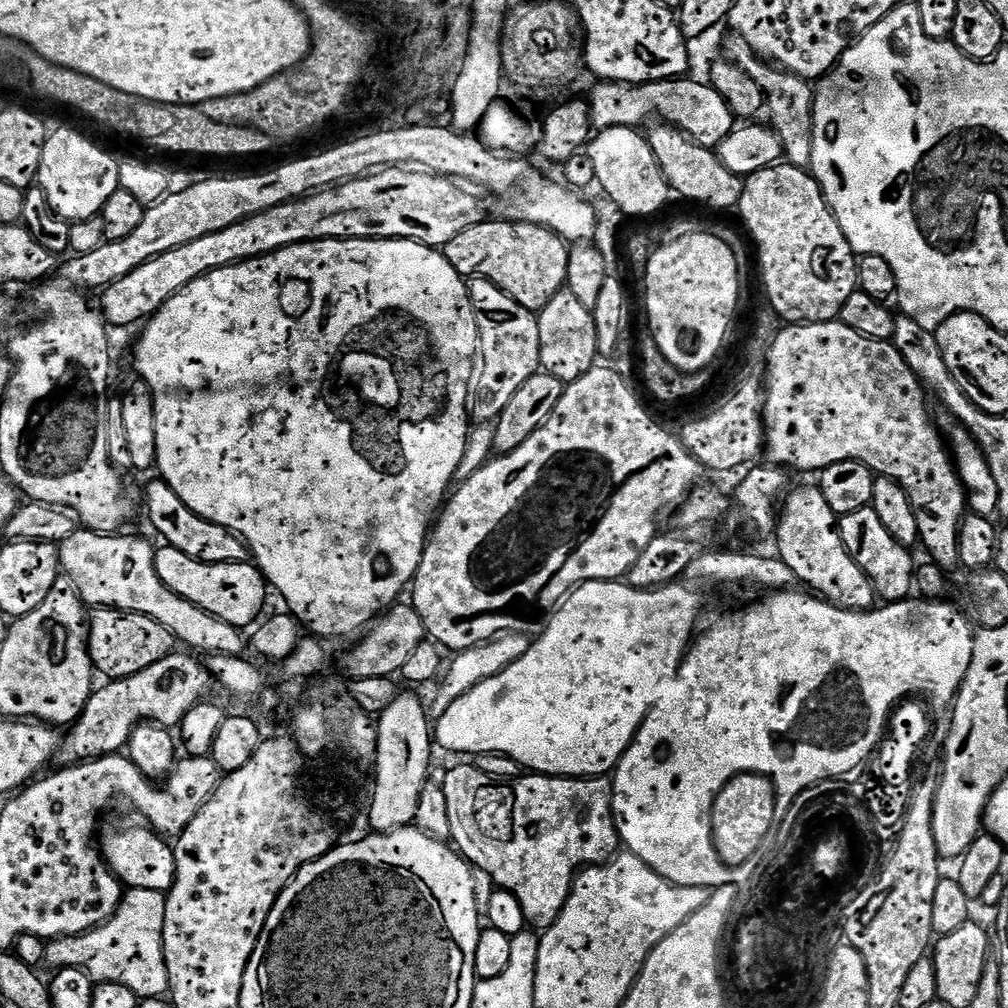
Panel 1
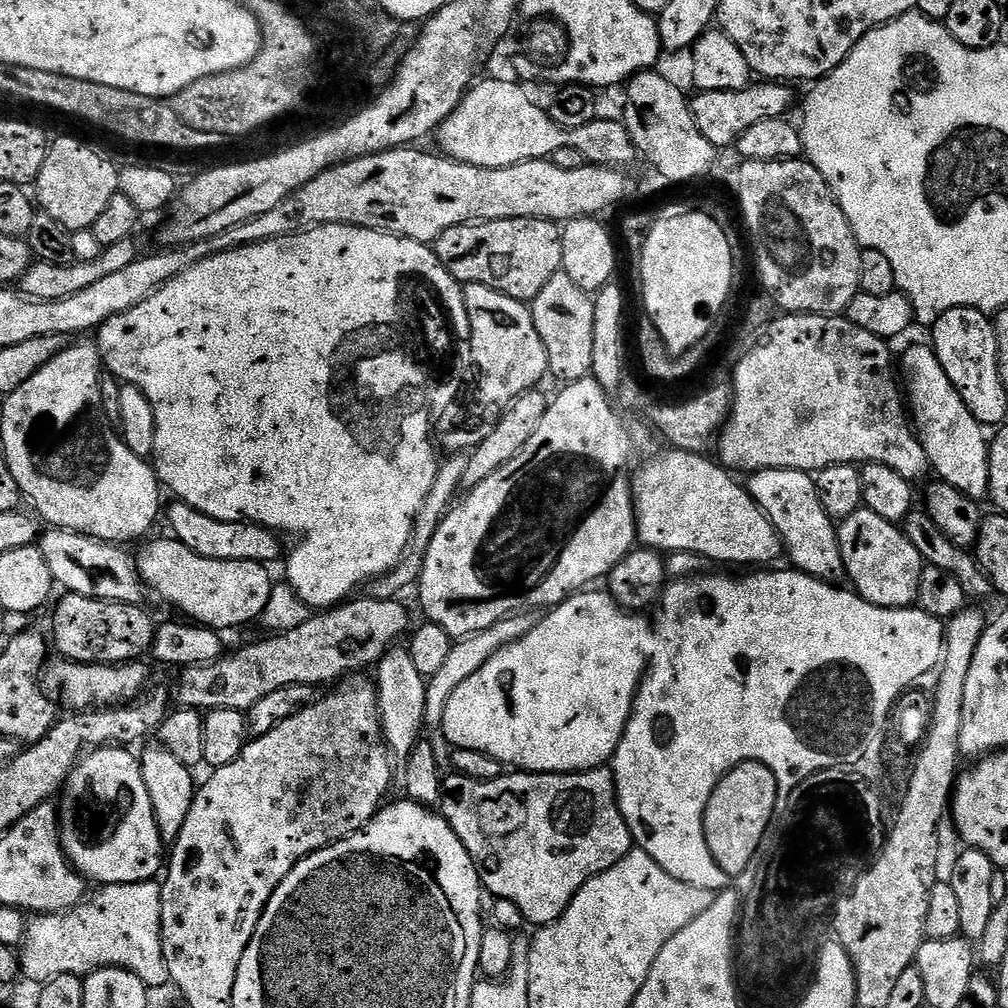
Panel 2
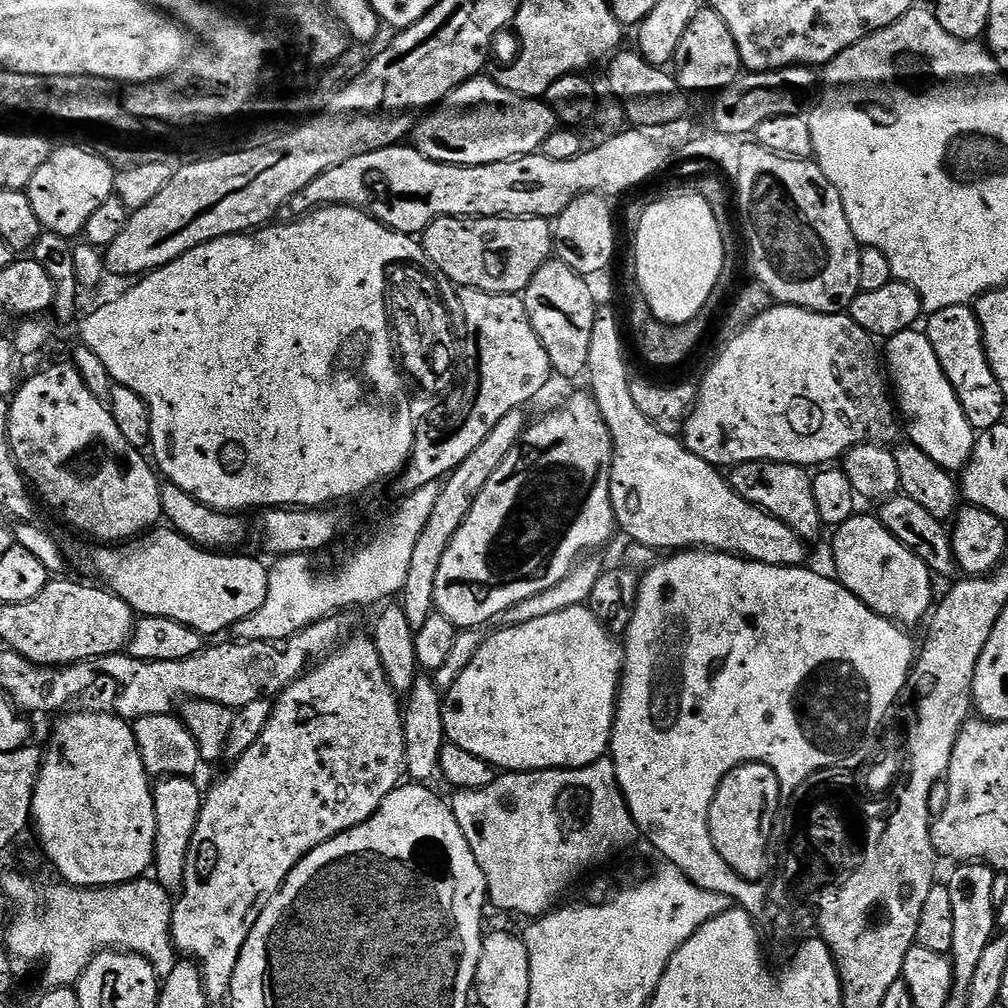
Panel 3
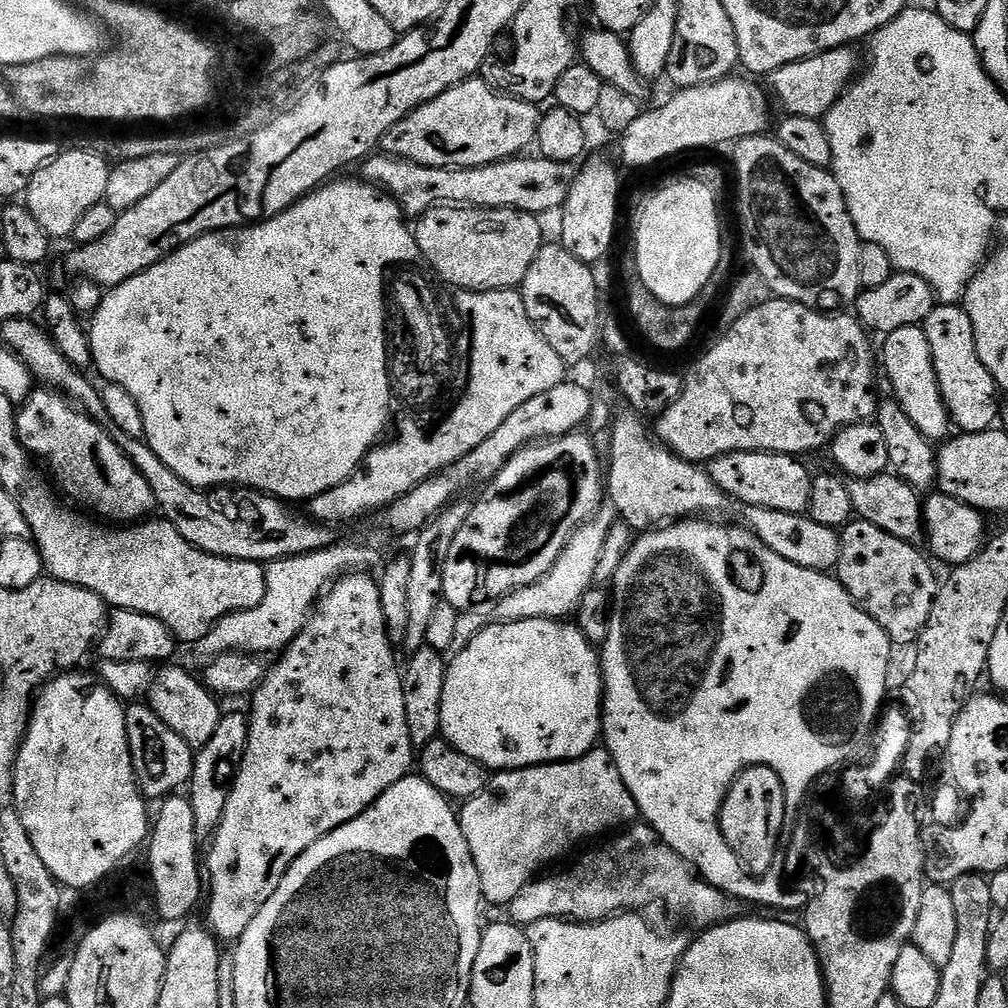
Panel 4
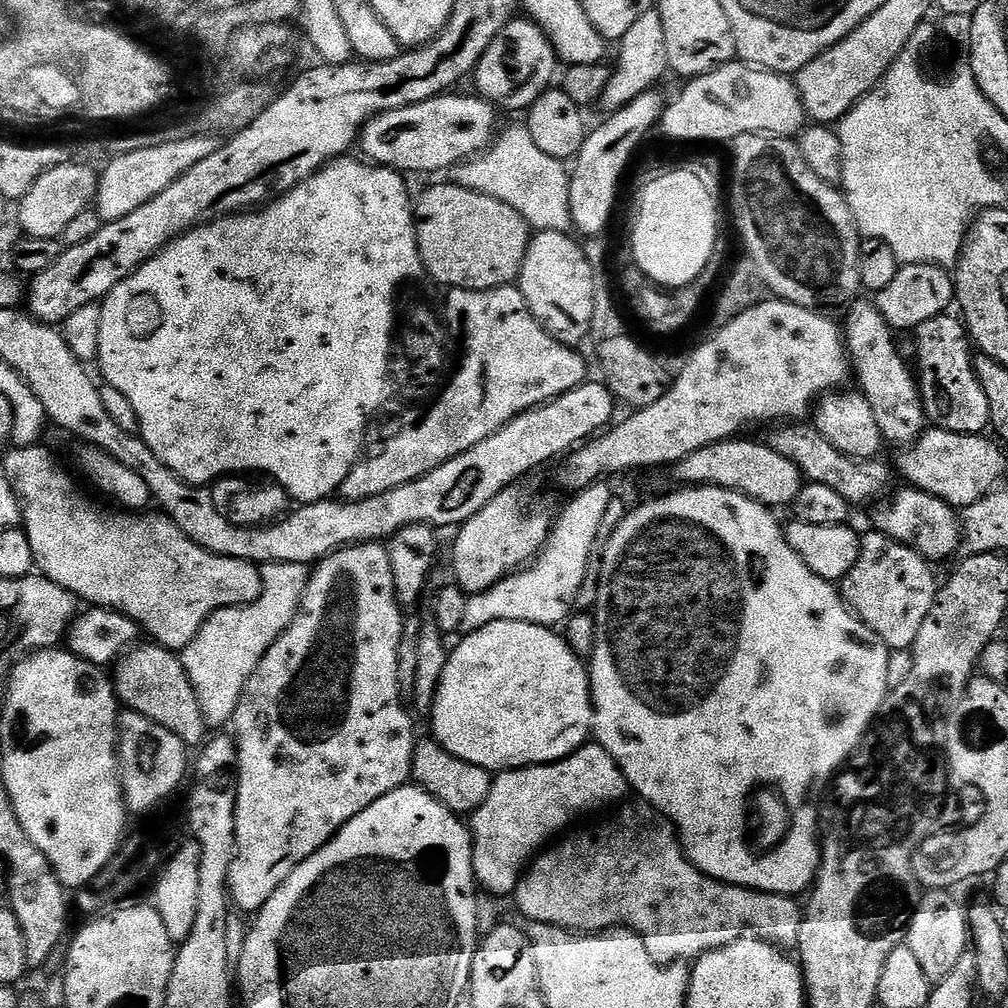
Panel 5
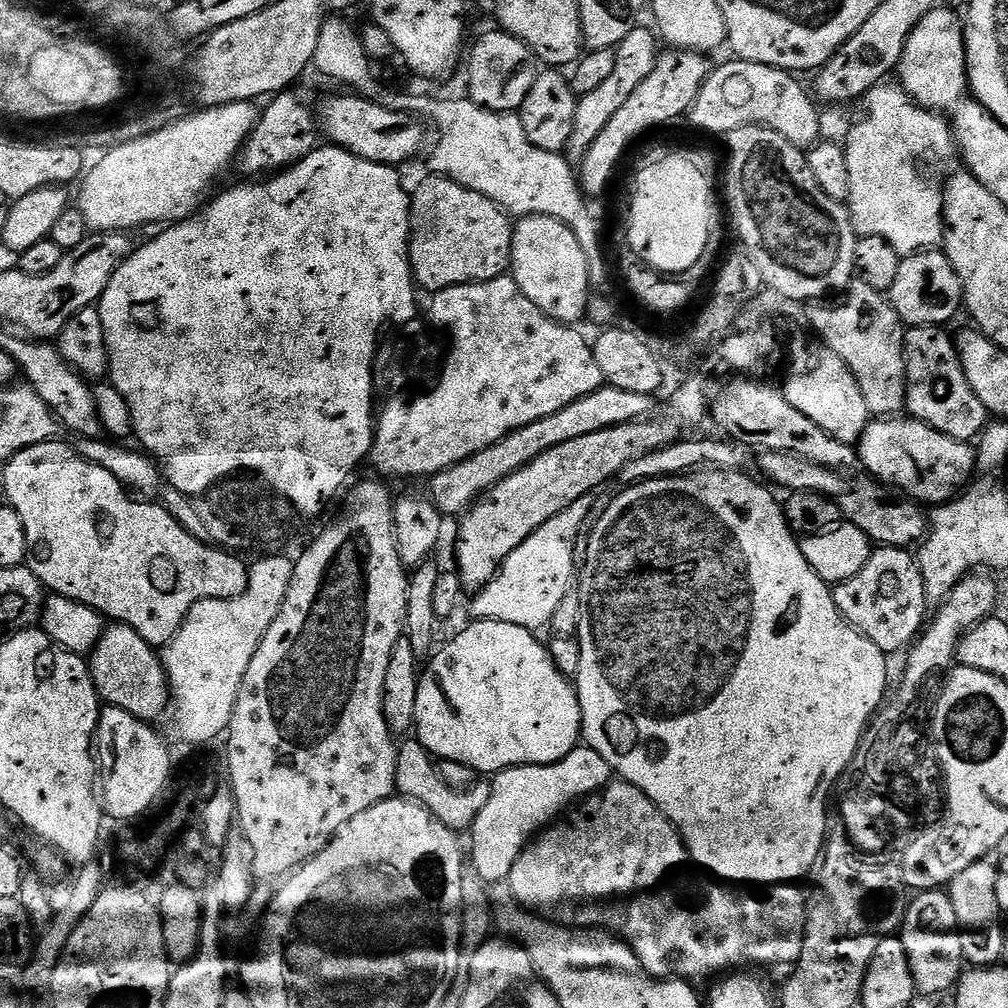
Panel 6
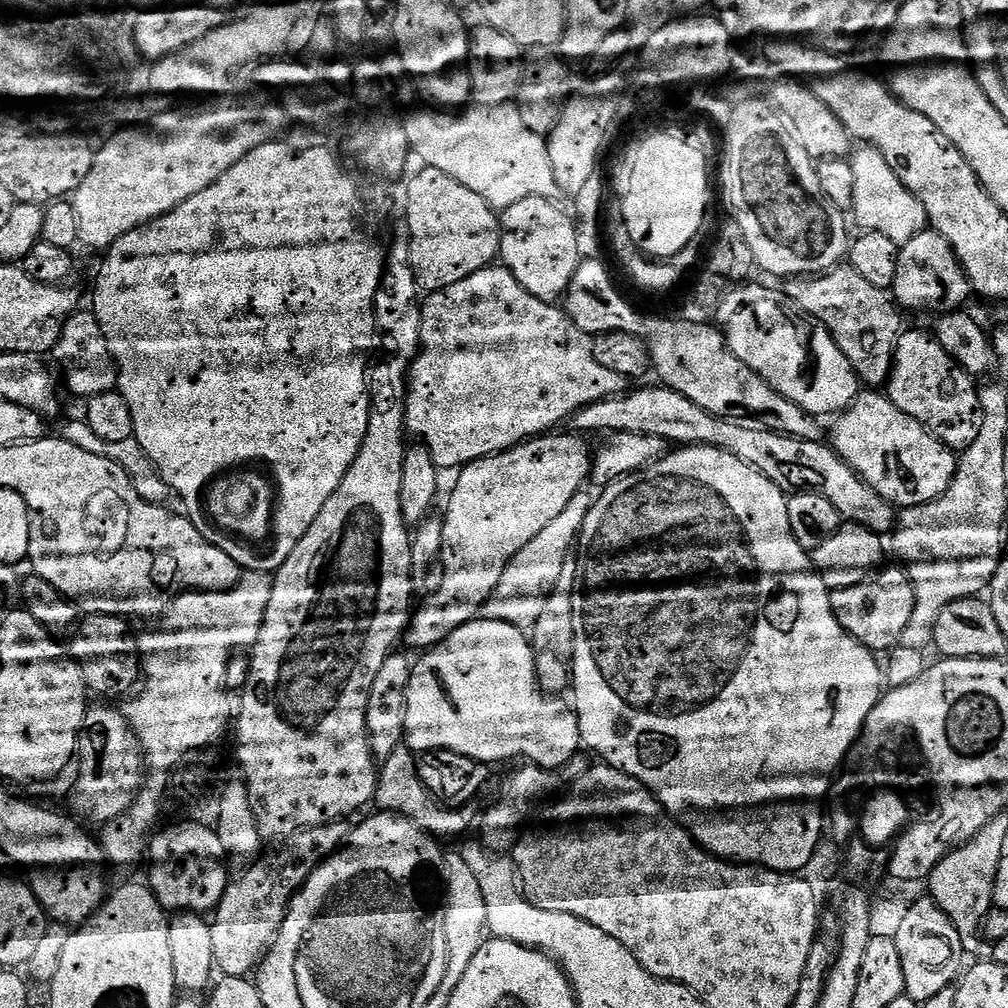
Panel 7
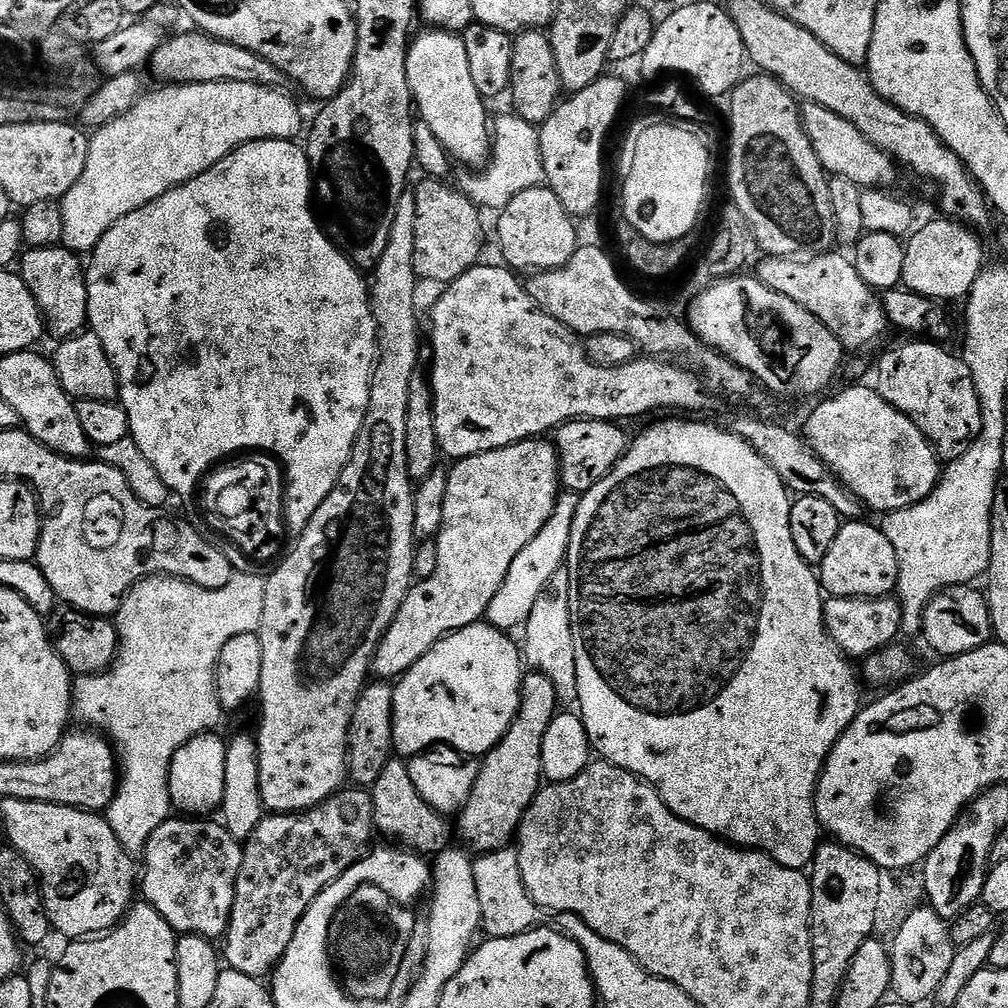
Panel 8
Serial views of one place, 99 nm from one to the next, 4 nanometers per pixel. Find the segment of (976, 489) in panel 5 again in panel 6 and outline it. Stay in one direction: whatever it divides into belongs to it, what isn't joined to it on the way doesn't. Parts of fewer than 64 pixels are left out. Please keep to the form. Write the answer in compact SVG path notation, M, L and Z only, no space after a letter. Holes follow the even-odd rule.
M911 418L869 419L858 451L867 475L924 506L939 506L953 499L968 487L976 471L976 450L971 443L950 438Z

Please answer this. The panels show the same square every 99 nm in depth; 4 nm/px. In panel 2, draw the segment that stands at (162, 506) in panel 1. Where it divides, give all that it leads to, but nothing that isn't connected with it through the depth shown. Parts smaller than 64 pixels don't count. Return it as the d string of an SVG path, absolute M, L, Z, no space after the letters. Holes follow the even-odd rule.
M172 502L169 508L167 505L166 520L167 516L168 524L172 527L171 535L175 539L181 540L190 550L194 550L194 554L202 554L202 558L214 558L222 562L254 562L255 564L272 566L272 563L280 556L281 537L273 532L272 529L263 528L260 524L249 524L242 520L235 520L234 522L215 520L198 510L194 510L190 505L183 502Z

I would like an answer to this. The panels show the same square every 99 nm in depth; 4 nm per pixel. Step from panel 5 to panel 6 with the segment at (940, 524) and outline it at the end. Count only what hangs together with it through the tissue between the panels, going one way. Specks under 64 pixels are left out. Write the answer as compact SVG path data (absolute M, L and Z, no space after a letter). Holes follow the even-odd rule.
M764 450L759 456L761 470L778 487L788 488L789 493L817 492L820 496L827 496L836 503L841 517L847 523L858 526L858 530L865 532L873 545L908 550L919 545L928 531L929 517L917 501L903 492L881 484L879 480L867 474L856 476L860 474L835 472L833 468L818 466L818 462L810 462L810 458L802 458L789 452Z

